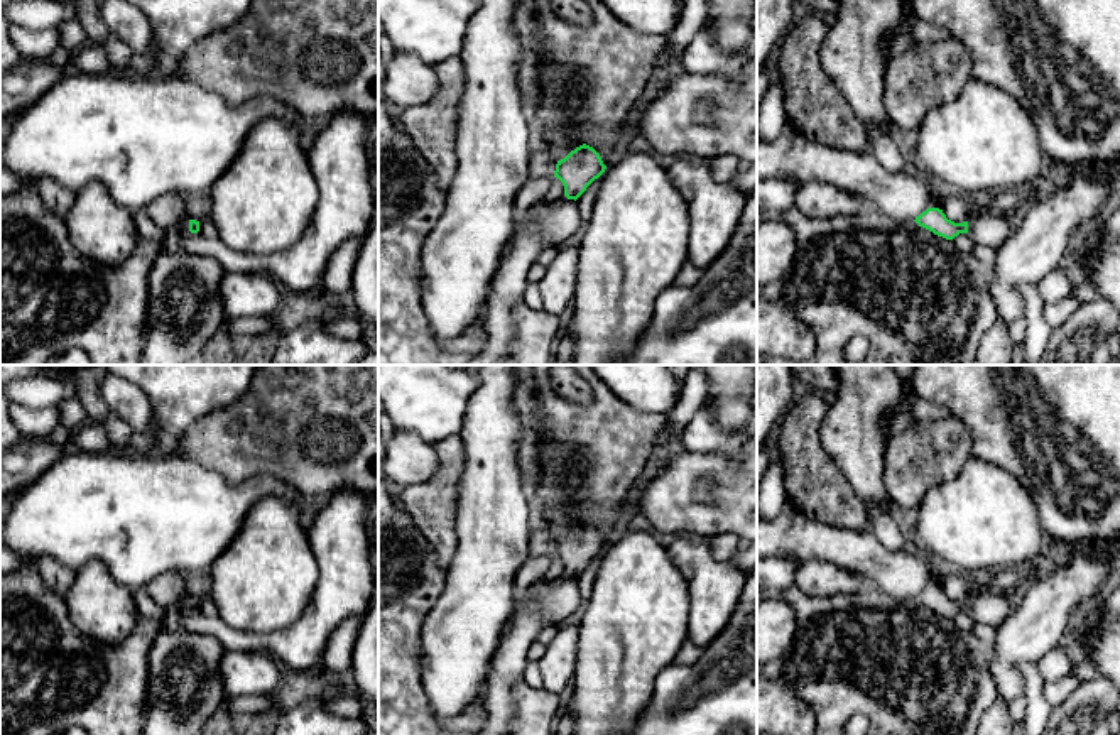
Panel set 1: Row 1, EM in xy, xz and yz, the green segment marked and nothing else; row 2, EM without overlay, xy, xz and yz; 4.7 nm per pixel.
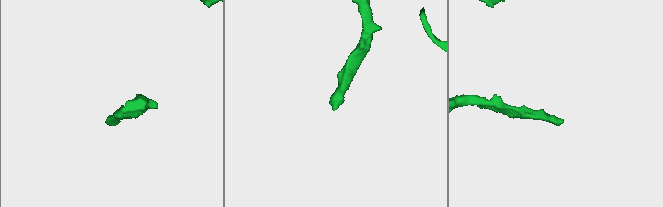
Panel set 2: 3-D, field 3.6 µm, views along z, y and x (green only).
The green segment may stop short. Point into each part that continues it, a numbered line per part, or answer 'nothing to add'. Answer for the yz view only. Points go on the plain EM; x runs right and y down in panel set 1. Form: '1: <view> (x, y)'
1: yz (994, 610)

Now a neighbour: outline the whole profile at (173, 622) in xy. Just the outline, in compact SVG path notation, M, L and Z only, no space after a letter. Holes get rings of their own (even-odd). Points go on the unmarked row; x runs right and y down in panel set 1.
M186 590L184 596L177 598L174 603L169 605L169 608L167 608L167 618L166 618L164 625L162 625L164 629L182 630L181 620L179 620L181 608L182 608L184 602L189 600L189 598L191 596L189 596L189 593Z

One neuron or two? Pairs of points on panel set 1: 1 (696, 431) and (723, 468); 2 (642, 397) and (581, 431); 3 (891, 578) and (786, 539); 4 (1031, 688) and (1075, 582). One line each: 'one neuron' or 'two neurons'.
1: two neurons
2: two neurons
3: one neuron
4: two neurons

